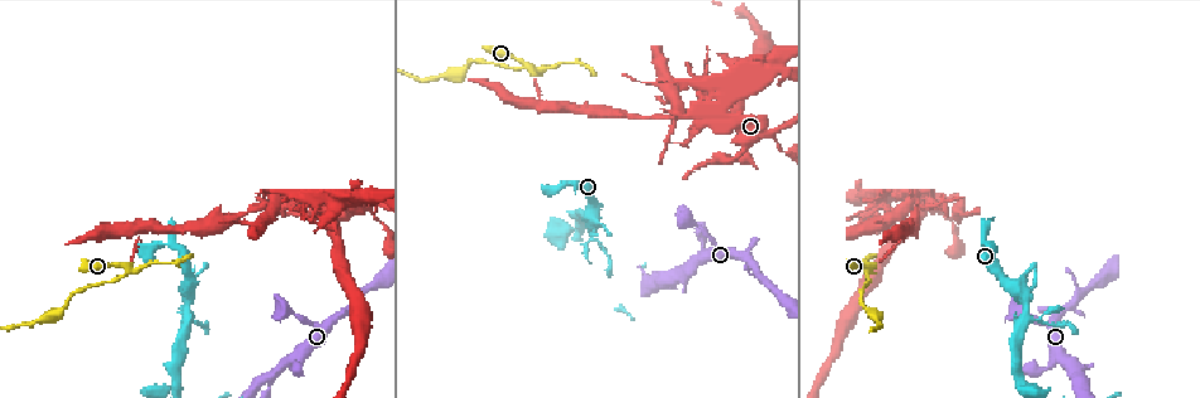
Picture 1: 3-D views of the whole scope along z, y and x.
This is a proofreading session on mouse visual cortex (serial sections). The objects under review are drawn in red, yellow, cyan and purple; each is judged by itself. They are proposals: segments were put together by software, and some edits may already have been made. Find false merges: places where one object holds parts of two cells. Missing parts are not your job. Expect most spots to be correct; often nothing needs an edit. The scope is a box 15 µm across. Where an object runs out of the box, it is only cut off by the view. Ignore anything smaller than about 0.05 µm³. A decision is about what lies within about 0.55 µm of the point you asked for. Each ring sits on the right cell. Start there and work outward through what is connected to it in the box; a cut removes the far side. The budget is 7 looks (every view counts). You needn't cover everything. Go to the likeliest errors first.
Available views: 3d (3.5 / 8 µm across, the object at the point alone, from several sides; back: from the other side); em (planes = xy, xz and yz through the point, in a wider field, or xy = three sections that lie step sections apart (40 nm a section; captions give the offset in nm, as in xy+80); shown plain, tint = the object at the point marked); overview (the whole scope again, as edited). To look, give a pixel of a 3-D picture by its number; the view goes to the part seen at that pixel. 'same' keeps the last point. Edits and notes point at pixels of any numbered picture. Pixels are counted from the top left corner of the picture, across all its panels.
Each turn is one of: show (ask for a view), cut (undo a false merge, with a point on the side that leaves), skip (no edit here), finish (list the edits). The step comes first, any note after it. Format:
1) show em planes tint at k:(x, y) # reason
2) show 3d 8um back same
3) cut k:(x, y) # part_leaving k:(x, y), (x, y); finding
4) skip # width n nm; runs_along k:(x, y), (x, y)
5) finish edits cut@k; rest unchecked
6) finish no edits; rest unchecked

show 3d 3.5um at 1:(1021, 383) # abrupt turn

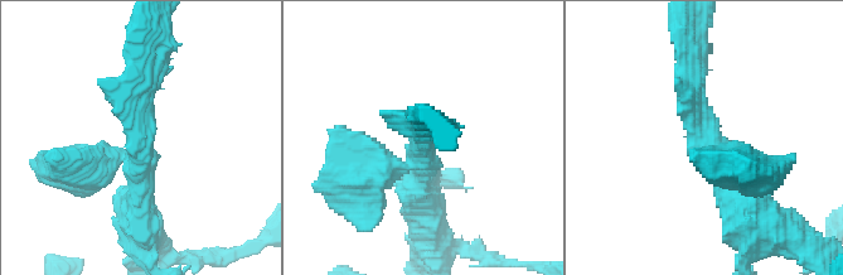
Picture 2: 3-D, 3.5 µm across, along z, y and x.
show em xy step 5 tint at 2:(136, 147) # arms 3; arm_widths 300, 300, 500 nm

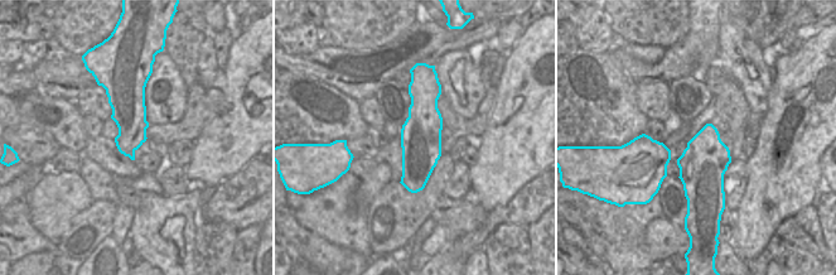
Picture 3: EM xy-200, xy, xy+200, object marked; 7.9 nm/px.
skip # runs_along 2:(146, 68), (137, 157), (80, 168); all the same cell

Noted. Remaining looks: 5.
show 3d 3.5um at 1:(868, 270) # sharp bend

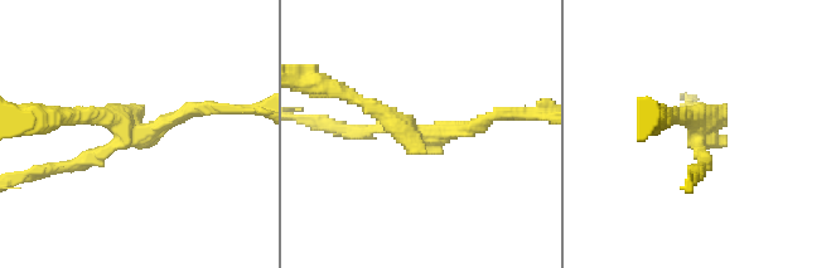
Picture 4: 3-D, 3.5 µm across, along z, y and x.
show em xy step 2 tint at 4:(696, 129) # arms 3; arm_widths 200, 200, 200 nm; need the tissue

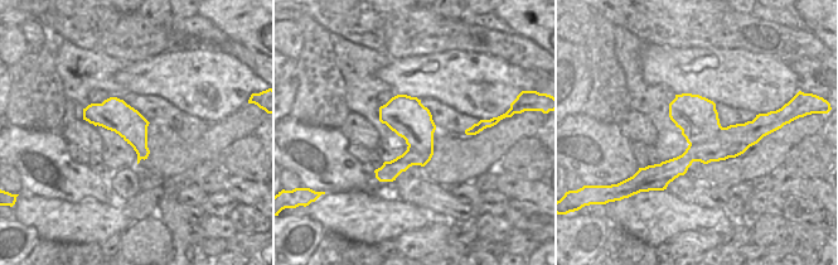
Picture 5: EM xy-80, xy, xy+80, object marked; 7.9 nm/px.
cut 4:(357, 131) # part_leaving 4:(121, 139), (86, 161), (32, 173); two cells meet here

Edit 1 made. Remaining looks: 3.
show 3d 3.5um at 1:(945, 200) # sharp bend

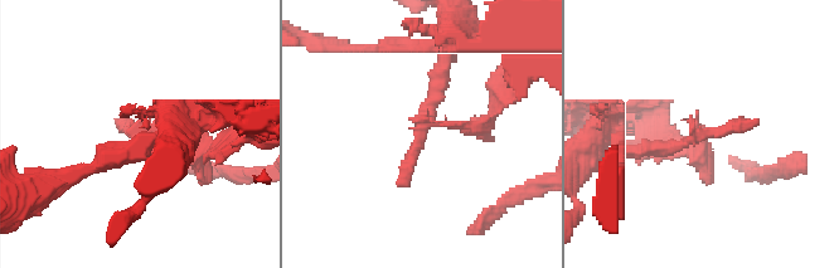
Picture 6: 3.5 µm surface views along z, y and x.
show em planes plain at 6:(441, 124) # need the tissue

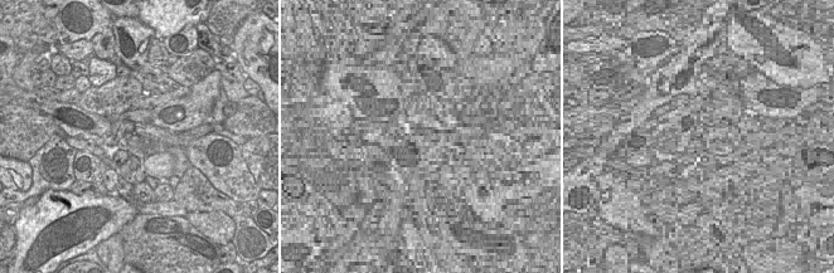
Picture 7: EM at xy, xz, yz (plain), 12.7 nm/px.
show em planes tint same

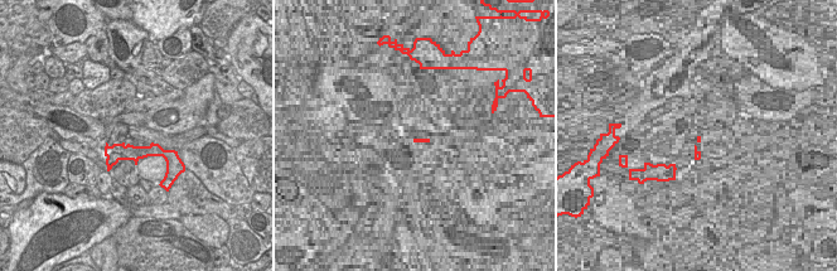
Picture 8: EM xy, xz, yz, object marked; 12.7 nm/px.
skip # runs_along 8:(107, 149), (169, 154); continuous, no second cell

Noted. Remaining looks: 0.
finish edits cut@4; rest unchecked

